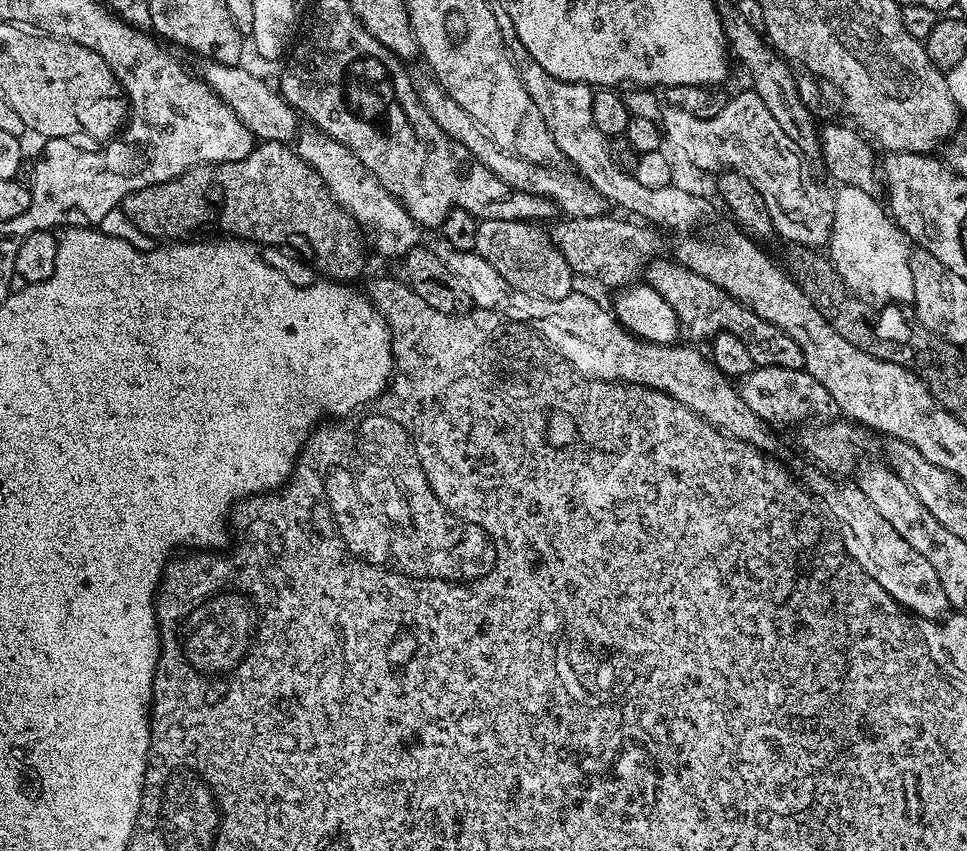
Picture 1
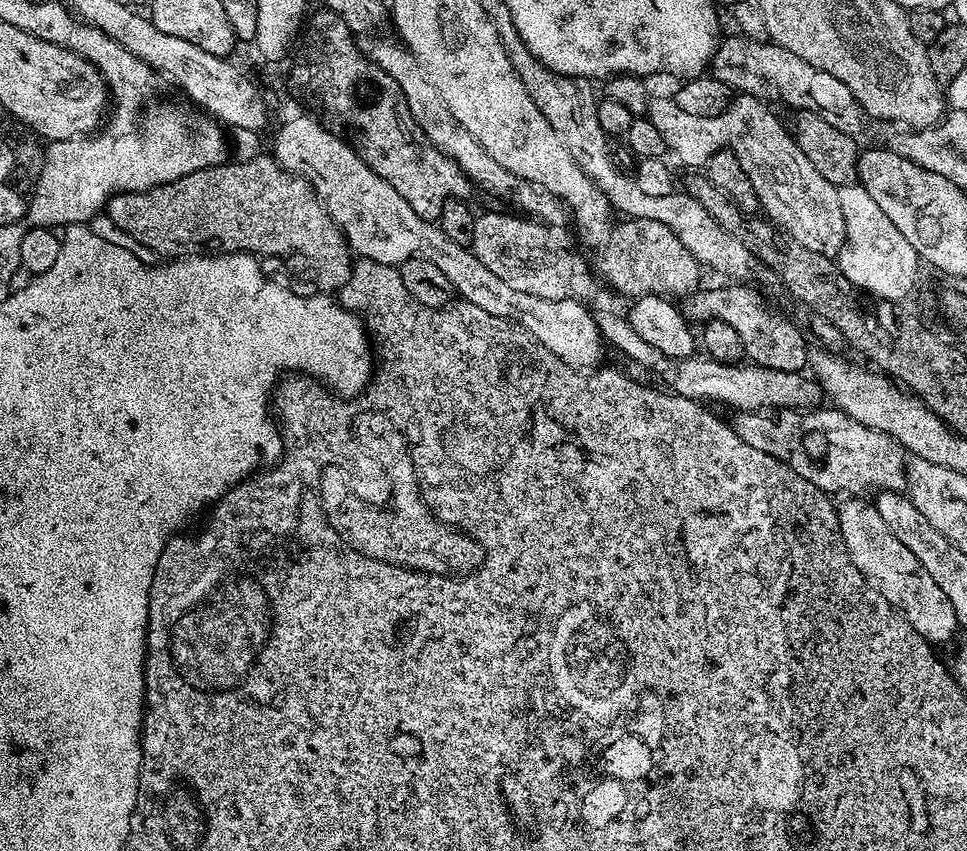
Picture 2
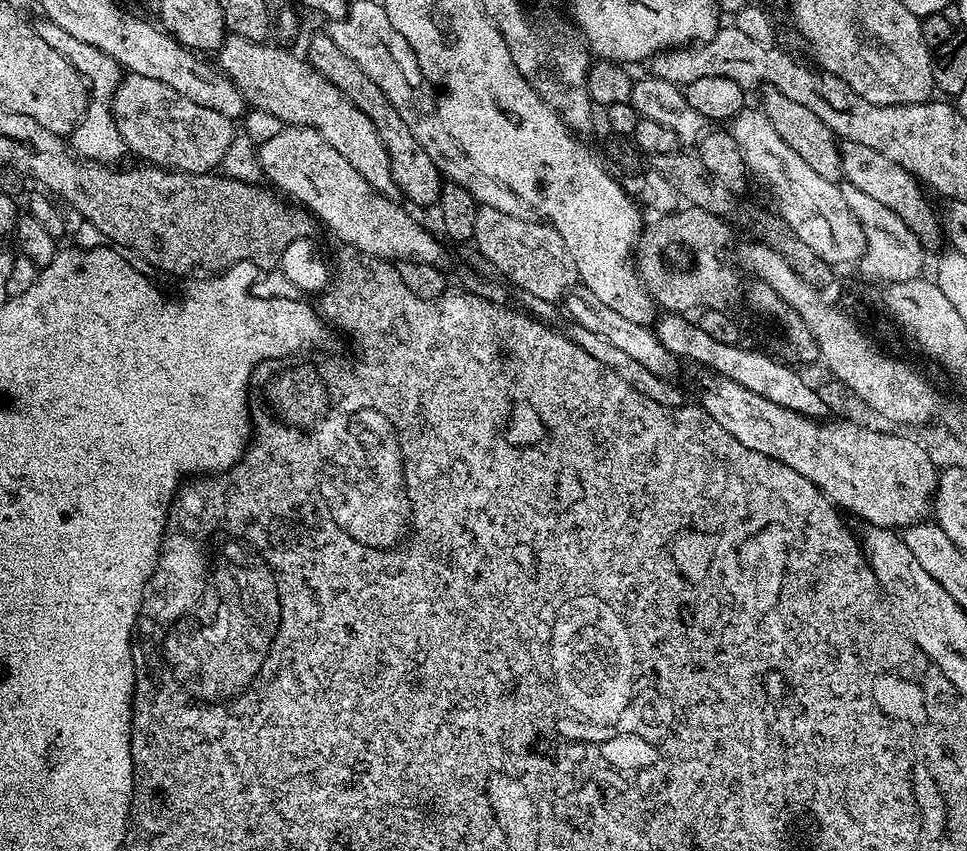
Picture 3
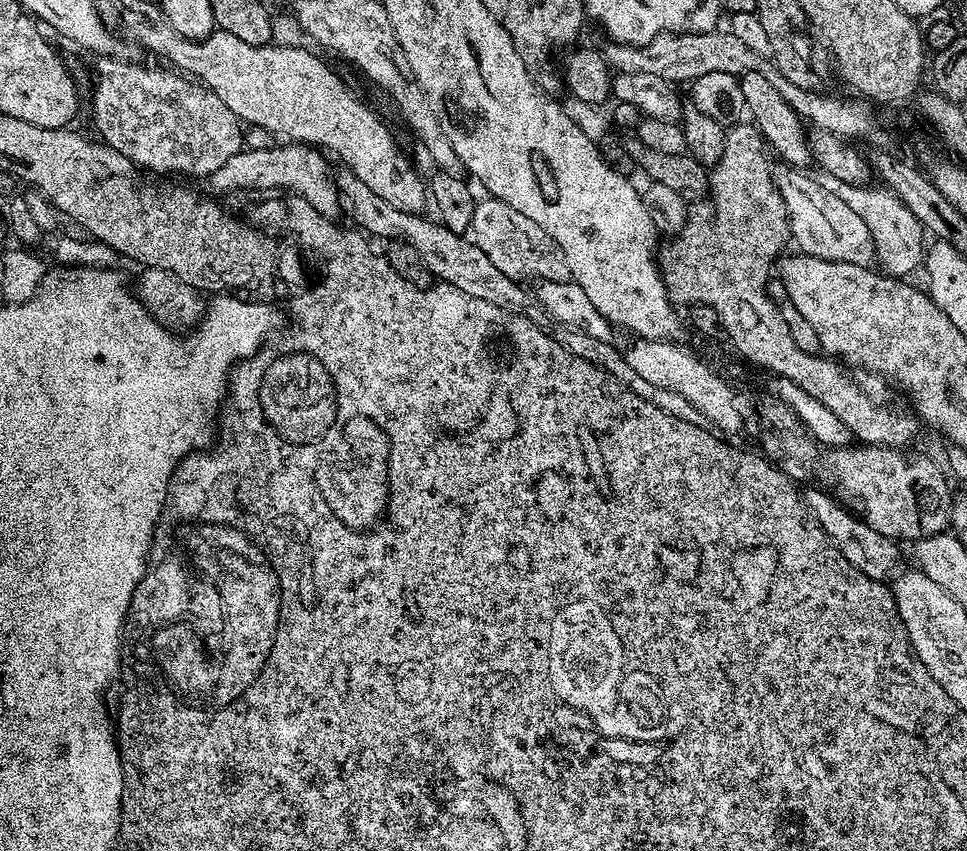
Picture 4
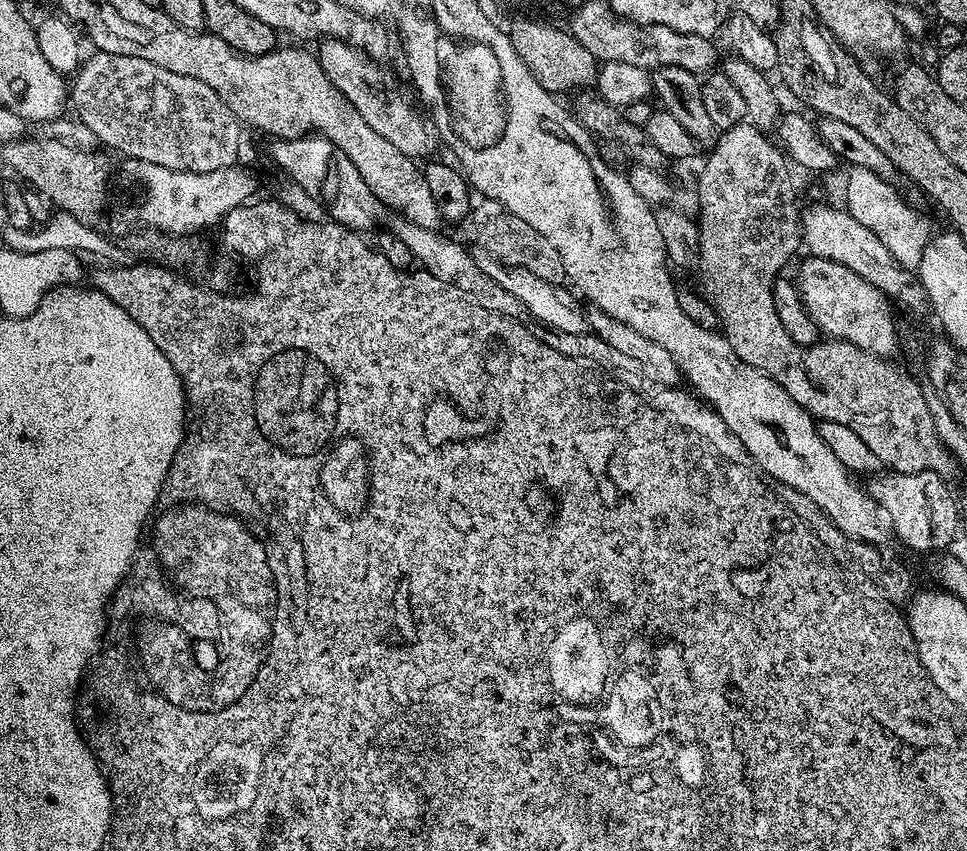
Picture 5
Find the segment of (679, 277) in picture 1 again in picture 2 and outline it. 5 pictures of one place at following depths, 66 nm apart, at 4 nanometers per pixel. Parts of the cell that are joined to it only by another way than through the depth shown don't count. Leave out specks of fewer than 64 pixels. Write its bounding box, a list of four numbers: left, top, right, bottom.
[682,282,810,372]

